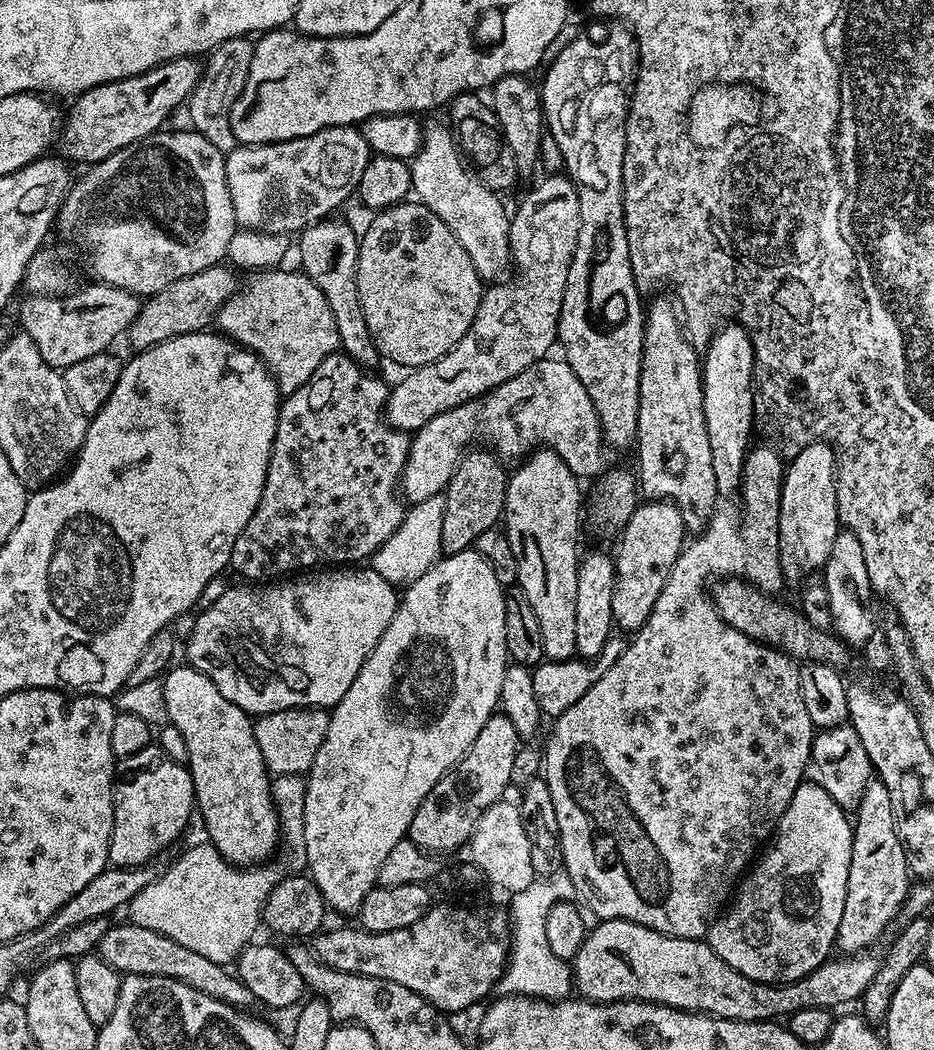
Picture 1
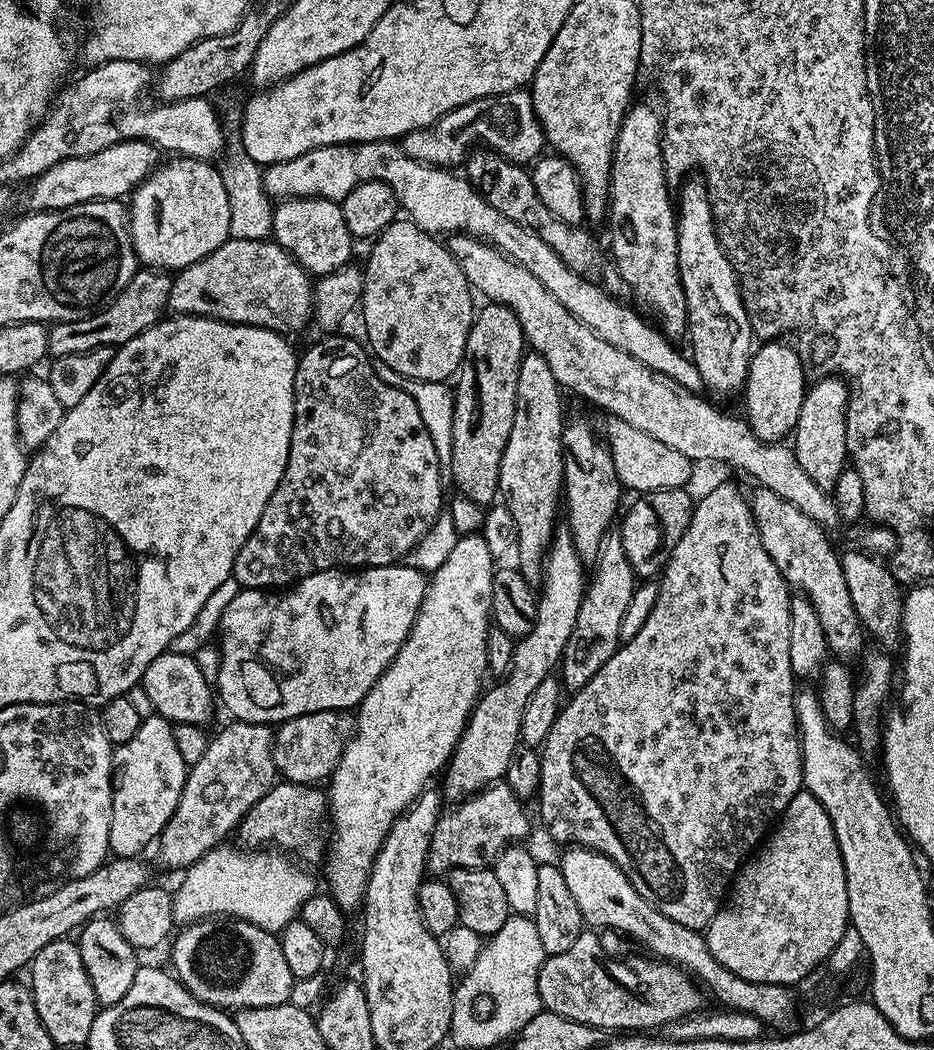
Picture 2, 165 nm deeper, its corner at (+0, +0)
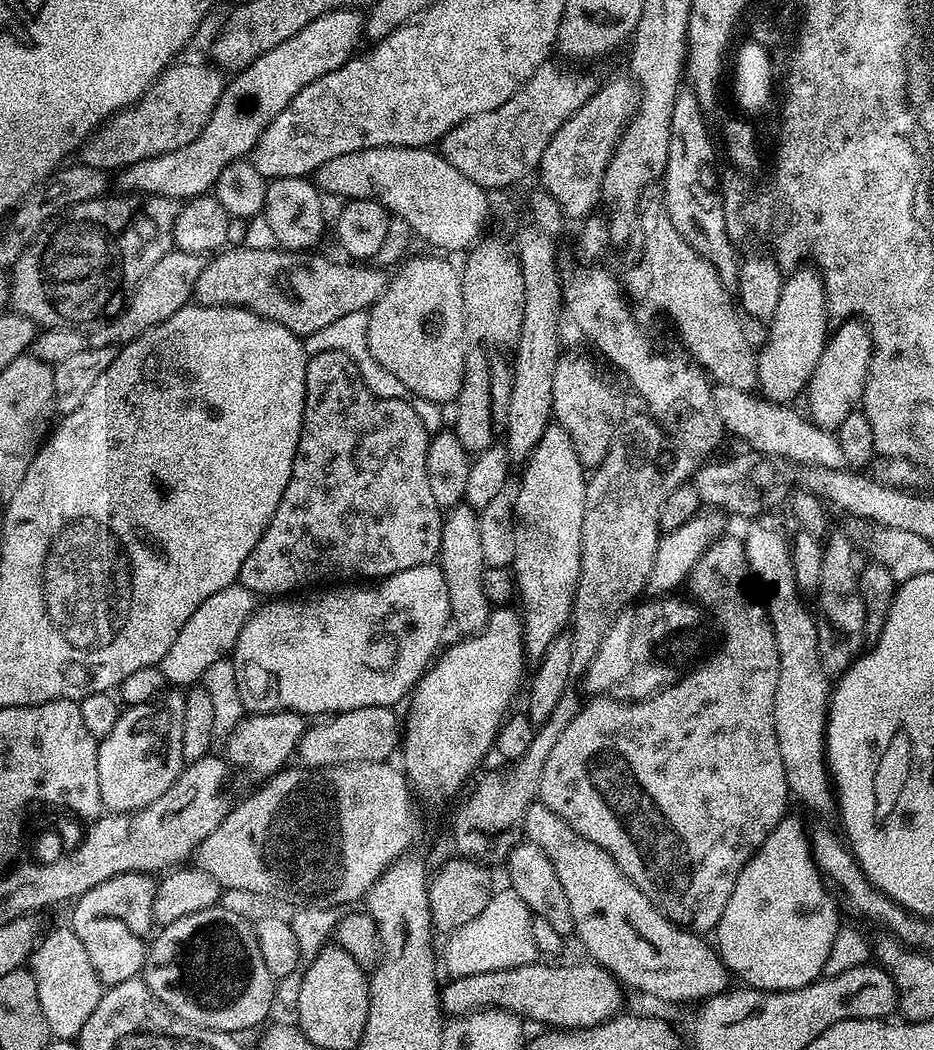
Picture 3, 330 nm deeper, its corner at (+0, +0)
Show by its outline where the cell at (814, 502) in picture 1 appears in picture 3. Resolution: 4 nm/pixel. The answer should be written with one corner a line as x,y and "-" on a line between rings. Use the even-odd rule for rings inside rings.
853,318
843,321
837,328
840,329
829,335
828,344
822,350
822,358
818,358
818,366
814,366
814,374
808,379
806,389
807,415
812,423
829,430
839,428
846,414
857,411
864,399
864,387
872,361
872,333
867,323

